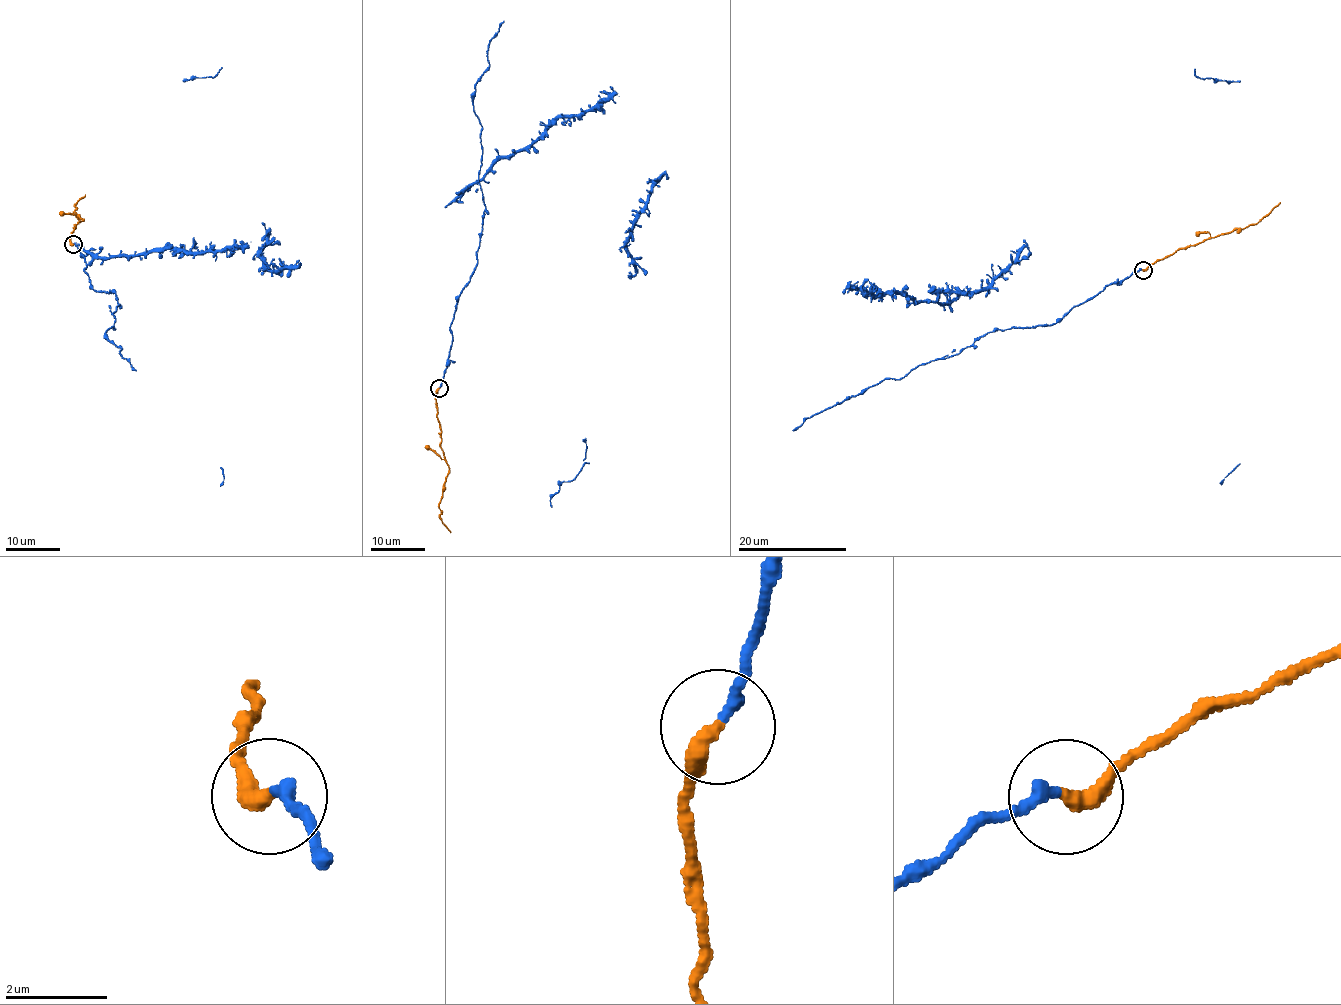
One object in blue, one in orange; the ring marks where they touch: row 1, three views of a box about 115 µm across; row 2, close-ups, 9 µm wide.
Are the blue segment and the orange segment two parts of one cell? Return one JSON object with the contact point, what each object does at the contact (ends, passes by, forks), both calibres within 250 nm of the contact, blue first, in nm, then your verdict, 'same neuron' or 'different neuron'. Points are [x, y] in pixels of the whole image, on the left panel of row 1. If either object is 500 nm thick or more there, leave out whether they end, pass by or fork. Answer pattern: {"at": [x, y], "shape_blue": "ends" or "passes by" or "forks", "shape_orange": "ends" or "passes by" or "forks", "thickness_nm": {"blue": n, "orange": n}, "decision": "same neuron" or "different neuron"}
{"at": [73, 244], "shape_blue": "ends", "shape_orange": "ends", "thickness_nm": {"blue": 240, "orange": 360}, "decision": "different neuron"}

